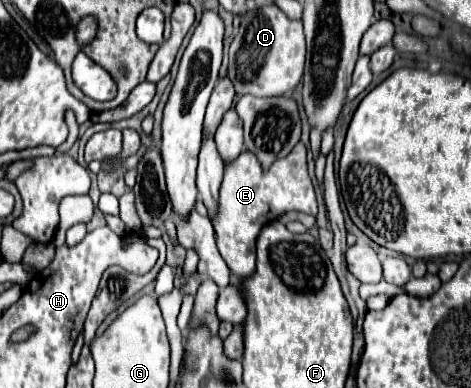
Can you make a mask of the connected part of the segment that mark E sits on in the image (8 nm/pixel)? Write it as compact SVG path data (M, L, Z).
M298 143L288 157L278 159L268 173L262 171L260 161L250 151L244 151L232 165L226 165L220 187L220 211L212 223L218 251L236 279L254 275L256 239L260 229L288 211L304 211L310 215L316 215L318 211L314 187L306 171L306 147L302 143Z

